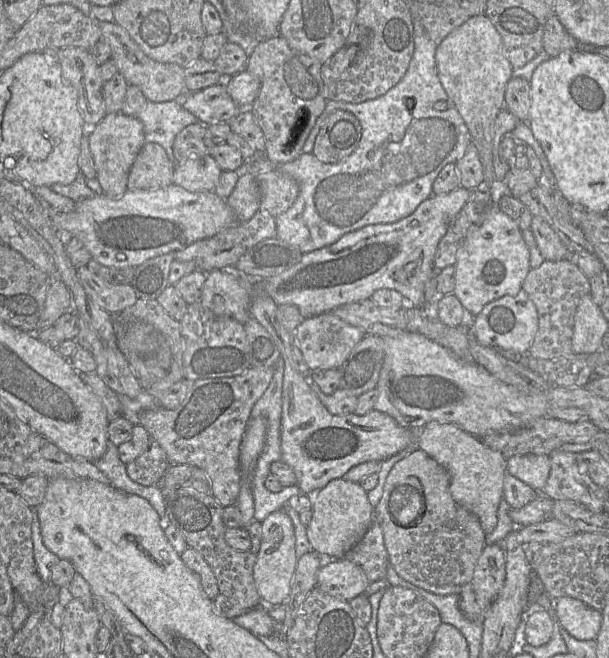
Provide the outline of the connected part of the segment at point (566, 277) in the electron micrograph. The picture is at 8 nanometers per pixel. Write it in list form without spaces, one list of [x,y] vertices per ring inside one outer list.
[[[545,260],[539,267],[529,271],[522,289],[526,291],[538,313],[538,331],[528,355],[536,359],[551,360],[573,354],[574,318],[581,298],[591,291],[588,278],[576,264],[568,260]]]

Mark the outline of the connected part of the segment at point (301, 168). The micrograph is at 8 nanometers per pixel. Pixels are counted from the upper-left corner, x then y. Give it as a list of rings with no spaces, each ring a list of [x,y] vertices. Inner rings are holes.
[[[419,18],[413,19],[414,53],[403,78],[385,94],[361,103],[328,101],[322,114],[317,118],[304,146],[303,152],[296,160],[274,166],[260,154],[245,161],[237,170],[257,174],[261,169],[276,167],[289,175],[299,185],[299,195],[294,204],[276,219],[276,237],[297,248],[303,254],[331,245],[346,233],[368,225],[393,223],[412,214],[417,207],[433,195],[433,183],[442,168],[448,163],[456,163],[467,146],[471,135],[456,107],[438,111],[434,108],[436,101],[448,101],[449,96],[438,76],[436,64],[437,44],[433,42]],[[344,110],[352,113],[360,122],[362,135],[357,148],[347,157],[334,164],[319,161],[311,152],[318,132],[325,120],[335,111]]]

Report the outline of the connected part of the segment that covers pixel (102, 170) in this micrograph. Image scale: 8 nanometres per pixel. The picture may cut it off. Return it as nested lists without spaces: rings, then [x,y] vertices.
[[[122,112],[107,114],[89,129],[89,146],[94,157],[97,179],[104,195],[119,199],[127,191],[130,169],[145,144],[144,126],[135,115]]]

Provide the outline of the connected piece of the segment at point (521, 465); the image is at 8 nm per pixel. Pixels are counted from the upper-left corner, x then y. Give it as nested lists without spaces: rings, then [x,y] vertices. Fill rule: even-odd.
[[[512,456],[507,460],[507,472],[540,493],[550,473],[549,456]]]

